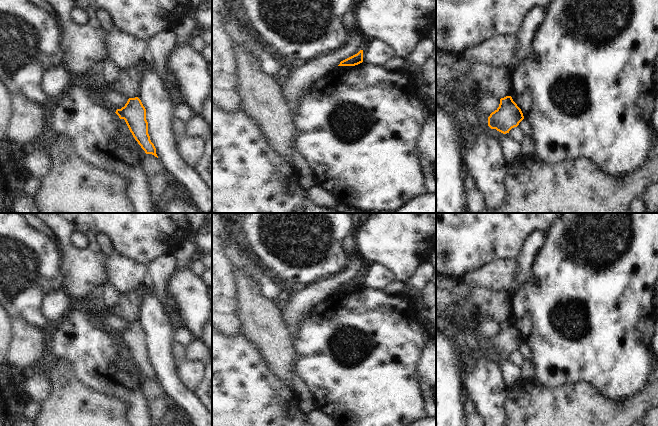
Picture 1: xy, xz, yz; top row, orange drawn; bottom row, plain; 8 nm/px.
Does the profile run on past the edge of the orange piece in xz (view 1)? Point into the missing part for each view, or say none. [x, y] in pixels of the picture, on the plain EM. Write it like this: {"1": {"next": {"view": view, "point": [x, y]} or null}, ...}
{"1": {"next": null}}

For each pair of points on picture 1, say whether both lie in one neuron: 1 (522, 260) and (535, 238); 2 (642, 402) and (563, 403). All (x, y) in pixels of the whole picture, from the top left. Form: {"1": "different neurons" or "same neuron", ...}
{"1": "same neuron", "2": "same neuron"}

